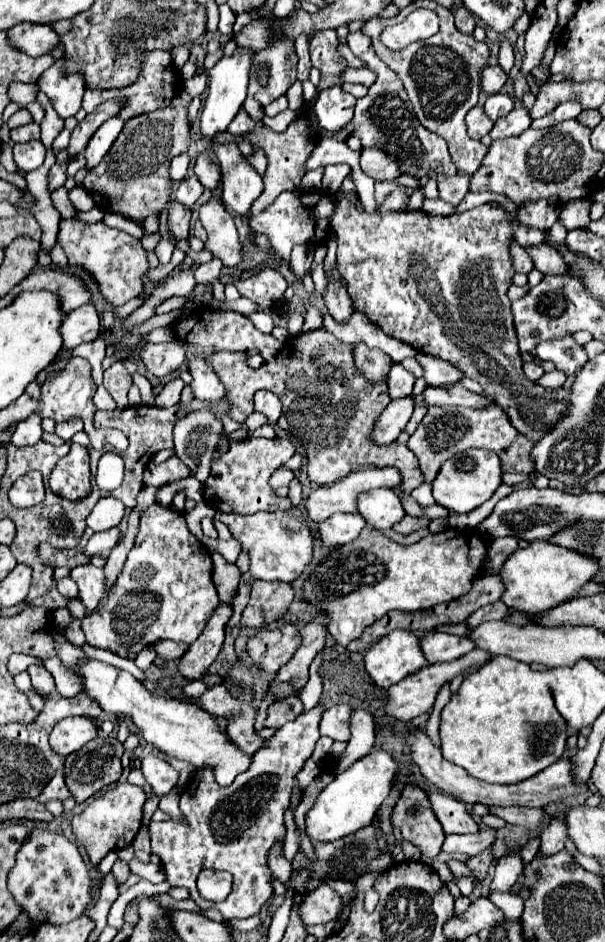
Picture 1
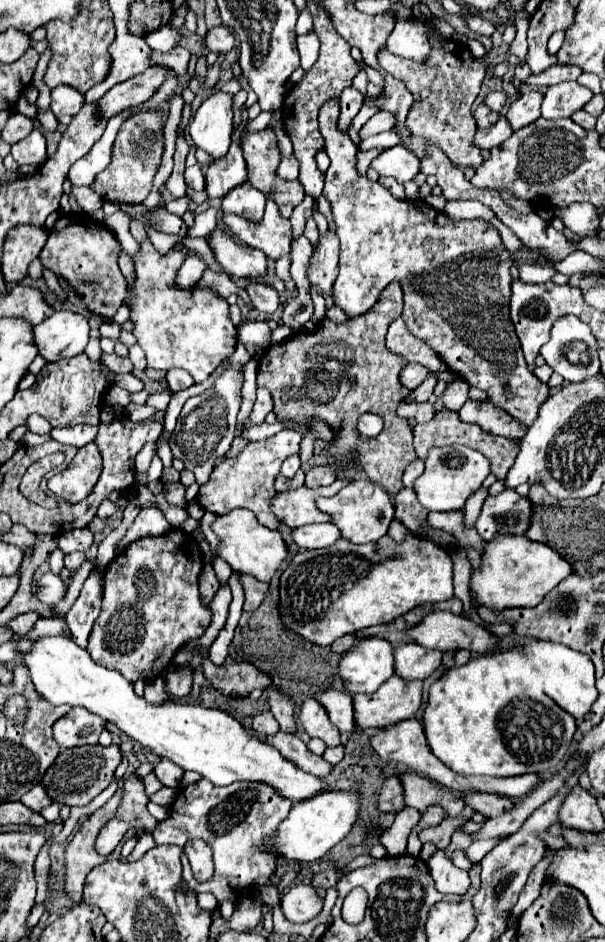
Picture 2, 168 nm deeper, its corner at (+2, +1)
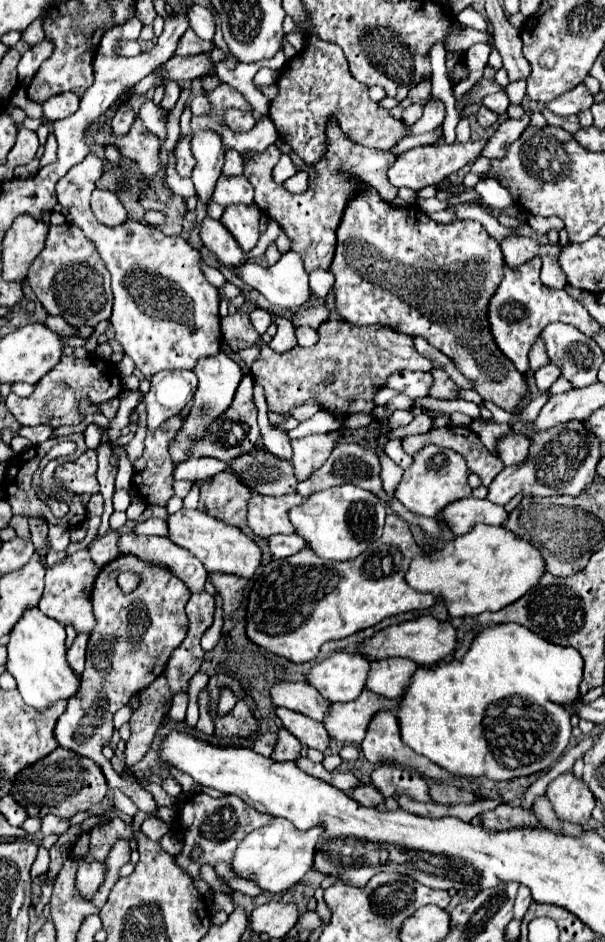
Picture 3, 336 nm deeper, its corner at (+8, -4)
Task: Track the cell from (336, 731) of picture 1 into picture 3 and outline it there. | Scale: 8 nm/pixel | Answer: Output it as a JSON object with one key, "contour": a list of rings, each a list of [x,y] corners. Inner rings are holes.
{"contour":[[[276,708],[276,716],[282,720],[284,728],[290,734],[294,734],[304,746],[316,748],[320,752],[324,752],[328,748],[330,738],[328,738],[326,728],[320,722],[316,722],[300,712],[292,712],[288,708]]]}

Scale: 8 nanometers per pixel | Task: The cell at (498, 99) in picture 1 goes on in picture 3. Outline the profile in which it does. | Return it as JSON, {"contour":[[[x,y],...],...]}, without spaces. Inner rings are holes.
{"contour":[[[500,90],[500,92],[488,94],[488,96],[482,100],[482,104],[484,104],[486,108],[490,108],[492,112],[496,112],[496,114],[506,114],[506,108],[508,108],[510,100],[508,100],[506,92],[504,92],[504,90]]]}

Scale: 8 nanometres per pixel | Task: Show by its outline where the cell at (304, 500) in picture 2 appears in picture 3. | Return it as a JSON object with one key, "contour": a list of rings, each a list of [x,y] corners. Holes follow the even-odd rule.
{"contour":[[[254,494],[248,500],[248,528],[260,538],[268,538],[272,534],[292,534],[294,528],[288,520],[288,510],[302,500],[304,498],[300,494],[280,498]]]}

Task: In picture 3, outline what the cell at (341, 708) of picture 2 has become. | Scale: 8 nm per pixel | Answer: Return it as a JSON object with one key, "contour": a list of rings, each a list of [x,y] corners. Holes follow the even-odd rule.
{"contour":[[[280,682],[270,688],[270,702],[276,708],[288,708],[322,722],[330,702],[324,700],[316,688],[306,682]]]}

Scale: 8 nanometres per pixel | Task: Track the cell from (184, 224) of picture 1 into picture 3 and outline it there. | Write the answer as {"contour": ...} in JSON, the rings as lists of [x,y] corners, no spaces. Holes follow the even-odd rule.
{"contour":[[[166,80],[164,82],[164,98],[162,98],[162,104],[160,104],[162,110],[172,110],[178,98],[180,98],[180,86],[176,82]]]}

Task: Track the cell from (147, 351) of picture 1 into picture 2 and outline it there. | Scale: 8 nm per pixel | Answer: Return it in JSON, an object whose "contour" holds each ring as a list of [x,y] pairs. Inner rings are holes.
{"contour":[[[132,345],[132,347],[130,347],[130,355],[128,355],[128,357],[130,357],[130,361],[134,363],[134,367],[136,367],[138,371],[144,371],[144,369],[146,369],[146,357],[142,355],[142,349],[140,349],[138,345]]]}

